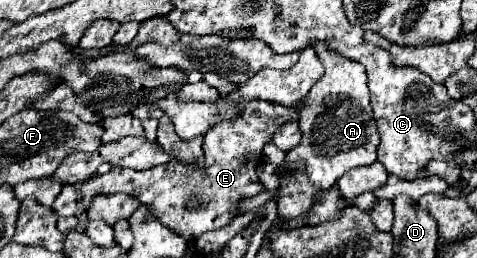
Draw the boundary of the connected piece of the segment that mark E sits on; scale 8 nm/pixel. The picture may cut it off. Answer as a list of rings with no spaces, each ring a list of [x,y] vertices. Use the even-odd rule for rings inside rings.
[[[248,101],[244,105],[242,115],[236,121],[222,121],[214,125],[204,137],[204,157],[206,167],[184,165],[184,163],[168,163],[158,165],[146,171],[134,169],[110,169],[102,177],[94,177],[92,181],[80,185],[82,195],[82,211],[88,209],[92,197],[96,193],[128,193],[140,199],[142,205],[148,205],[150,211],[162,219],[172,231],[182,237],[200,237],[210,229],[220,229],[234,219],[236,201],[242,197],[252,197],[262,191],[262,183],[256,175],[258,165],[264,155],[262,149],[272,141],[272,135],[286,121],[296,121],[300,115],[298,107],[284,107],[268,101]],[[196,199],[200,205],[196,209],[188,209],[188,201]]]

